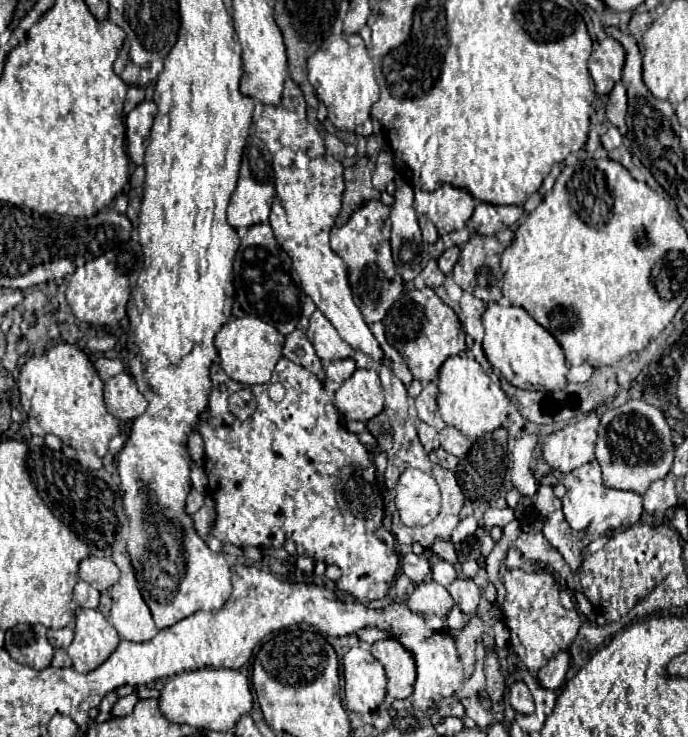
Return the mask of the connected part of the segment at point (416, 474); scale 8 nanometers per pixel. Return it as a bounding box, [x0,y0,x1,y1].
[394,468,440,528]

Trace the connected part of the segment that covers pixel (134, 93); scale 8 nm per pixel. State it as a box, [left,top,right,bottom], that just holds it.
[124,86,144,114]

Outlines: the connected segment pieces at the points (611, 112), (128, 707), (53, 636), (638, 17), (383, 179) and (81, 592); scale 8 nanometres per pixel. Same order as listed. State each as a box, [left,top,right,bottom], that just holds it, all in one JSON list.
[[606,82,628,136],[112,694,138,718],[46,626,72,648],[628,12,652,44],[372,152,398,190],[72,580,98,608]]

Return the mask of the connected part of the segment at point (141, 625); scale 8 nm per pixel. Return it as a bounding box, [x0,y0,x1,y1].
[108,550,158,642]

